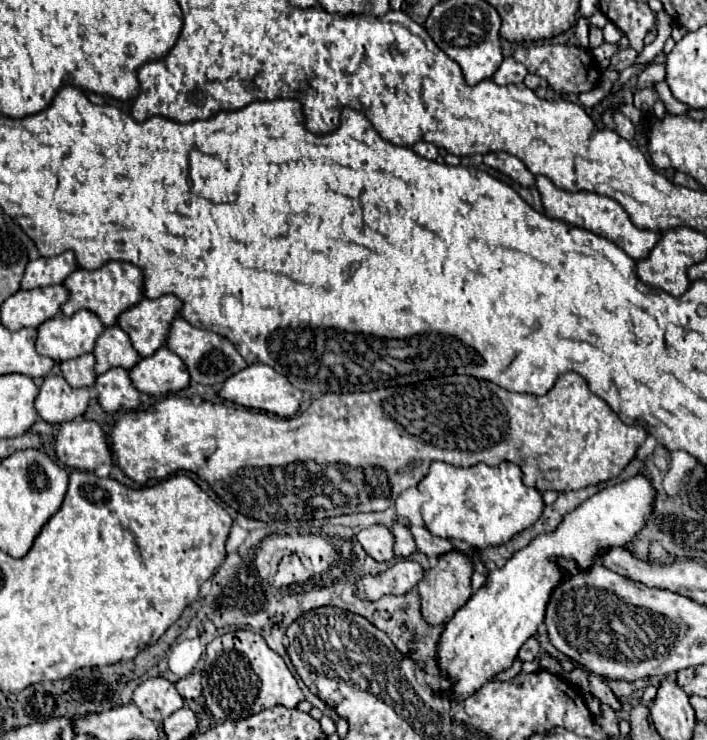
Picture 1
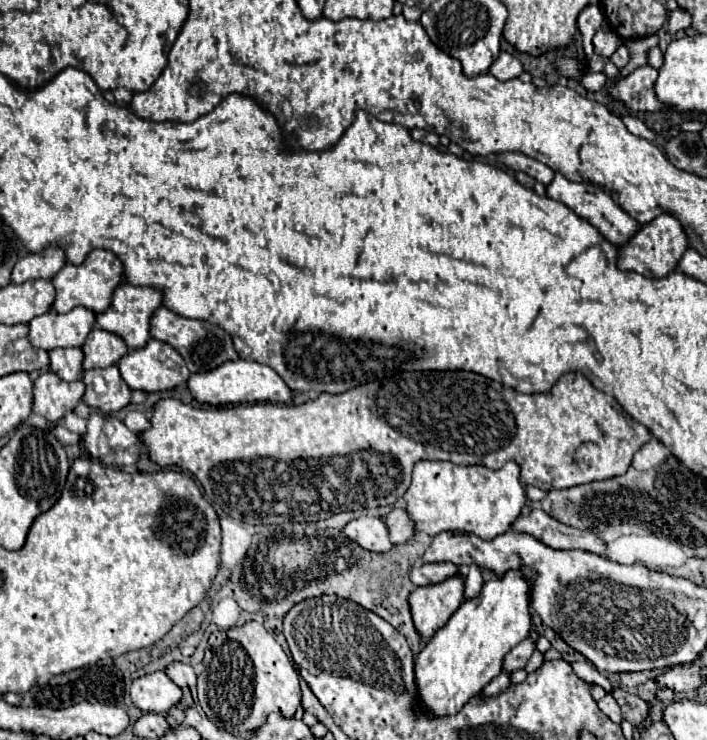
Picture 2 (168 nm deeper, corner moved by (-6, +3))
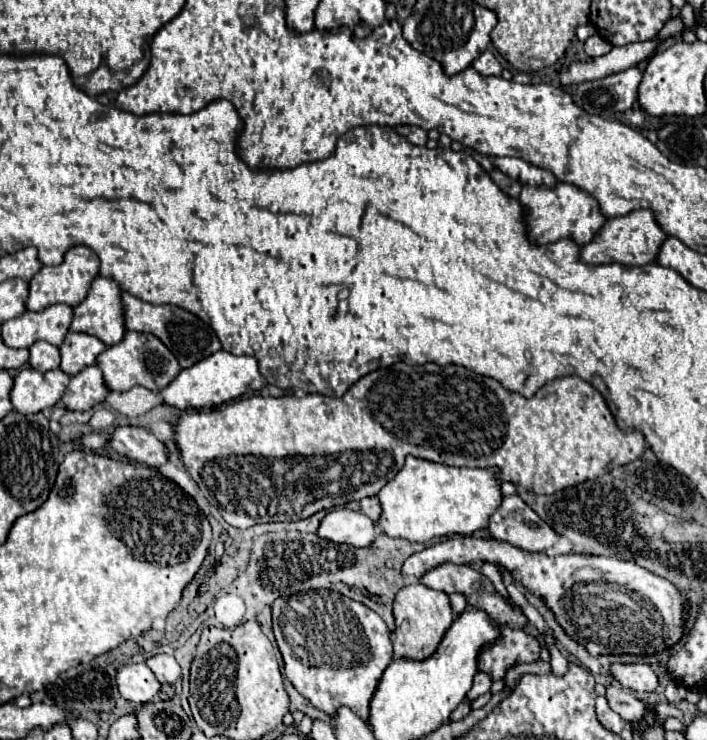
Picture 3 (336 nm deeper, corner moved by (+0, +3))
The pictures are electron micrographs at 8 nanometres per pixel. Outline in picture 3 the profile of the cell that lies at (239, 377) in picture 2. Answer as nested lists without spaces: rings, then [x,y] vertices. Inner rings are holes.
[[[217,351],[211,357],[205,357],[203,361],[191,365],[189,369],[183,369],[171,385],[167,385],[163,391],[159,391],[159,397],[165,407],[175,407],[179,411],[185,409],[205,409],[205,407],[217,407],[227,401],[233,401],[237,397],[243,397],[251,391],[259,391],[263,385],[263,379],[259,375],[257,359],[251,355],[233,355],[229,351]]]

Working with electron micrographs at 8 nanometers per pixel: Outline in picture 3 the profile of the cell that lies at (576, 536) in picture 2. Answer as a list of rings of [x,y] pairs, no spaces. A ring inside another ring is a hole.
[[[505,495],[499,509],[489,517],[487,531],[497,541],[519,545],[527,551],[543,551],[559,541],[559,535],[523,503],[519,495]]]

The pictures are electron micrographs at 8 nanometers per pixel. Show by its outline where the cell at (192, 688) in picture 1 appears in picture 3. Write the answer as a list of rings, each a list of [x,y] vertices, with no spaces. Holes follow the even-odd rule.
[[[155,655],[145,661],[147,667],[155,673],[159,683],[175,683],[181,677],[181,667],[171,655]]]

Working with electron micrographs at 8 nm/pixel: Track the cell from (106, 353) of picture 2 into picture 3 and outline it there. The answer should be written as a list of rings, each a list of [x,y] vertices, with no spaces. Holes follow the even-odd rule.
[[[67,333],[61,351],[59,369],[67,375],[77,375],[83,367],[95,365],[95,357],[105,349],[105,343],[87,333]]]

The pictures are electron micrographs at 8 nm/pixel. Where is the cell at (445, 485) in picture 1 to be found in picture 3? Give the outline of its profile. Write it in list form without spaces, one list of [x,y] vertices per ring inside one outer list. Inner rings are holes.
[[[407,455],[403,469],[383,485],[383,489],[377,493],[379,505],[381,505],[381,517],[377,525],[383,529],[389,537],[401,537],[407,541],[425,543],[433,537],[449,537],[449,535],[471,535],[477,529],[485,529],[489,523],[491,513],[501,503],[501,491],[499,481],[495,479],[499,471],[497,469],[469,469],[469,467],[449,467],[425,459],[417,459]]]

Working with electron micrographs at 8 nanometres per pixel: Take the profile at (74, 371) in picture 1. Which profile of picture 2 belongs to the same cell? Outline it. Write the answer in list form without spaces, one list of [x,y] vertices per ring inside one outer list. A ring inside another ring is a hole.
[[[53,349],[49,353],[51,357],[51,371],[57,373],[61,379],[65,381],[79,381],[83,379],[83,369],[81,369],[81,361],[83,361],[83,353],[81,349]]]

